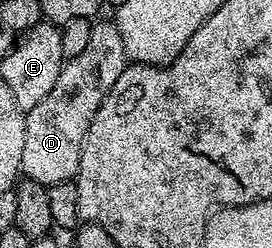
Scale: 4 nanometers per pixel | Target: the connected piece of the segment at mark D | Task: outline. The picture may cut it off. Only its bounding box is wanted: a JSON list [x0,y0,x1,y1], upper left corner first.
[21,21,129,187]

